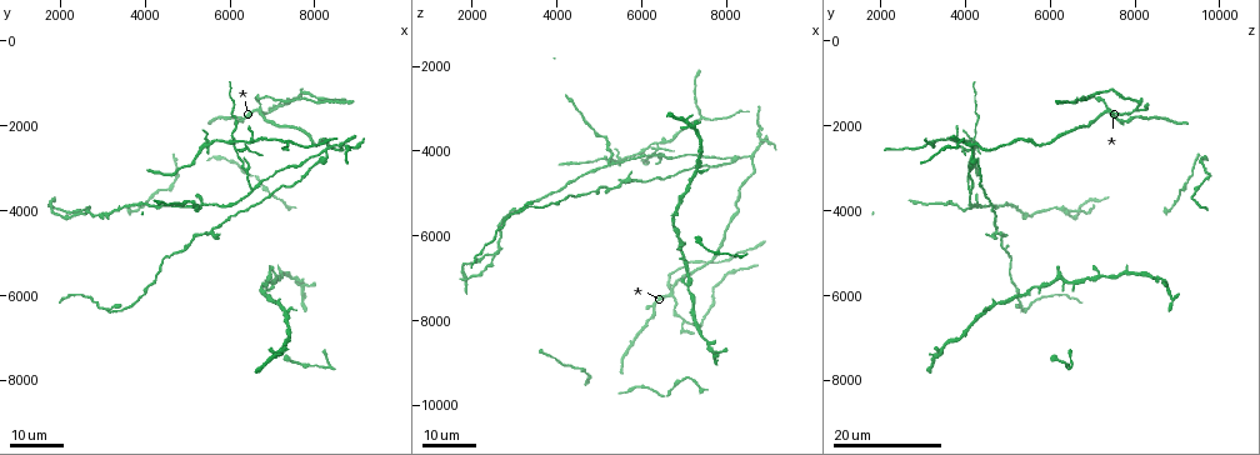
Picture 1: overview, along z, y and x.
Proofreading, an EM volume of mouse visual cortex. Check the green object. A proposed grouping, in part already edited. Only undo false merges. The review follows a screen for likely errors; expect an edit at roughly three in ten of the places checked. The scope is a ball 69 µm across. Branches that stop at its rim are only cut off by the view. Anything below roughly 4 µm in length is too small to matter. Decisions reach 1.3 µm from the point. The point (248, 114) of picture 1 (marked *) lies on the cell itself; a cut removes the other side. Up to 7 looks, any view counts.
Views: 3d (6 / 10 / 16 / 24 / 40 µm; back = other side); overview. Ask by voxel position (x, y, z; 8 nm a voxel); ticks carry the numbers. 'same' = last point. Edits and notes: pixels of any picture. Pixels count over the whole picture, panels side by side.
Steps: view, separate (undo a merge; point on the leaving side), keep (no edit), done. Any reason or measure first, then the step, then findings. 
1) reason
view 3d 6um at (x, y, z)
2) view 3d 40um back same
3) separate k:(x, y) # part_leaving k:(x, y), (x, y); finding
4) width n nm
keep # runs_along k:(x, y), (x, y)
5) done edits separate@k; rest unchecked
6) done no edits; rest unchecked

four arms meet
view 3d 16um at (6700, 1600, 7400)

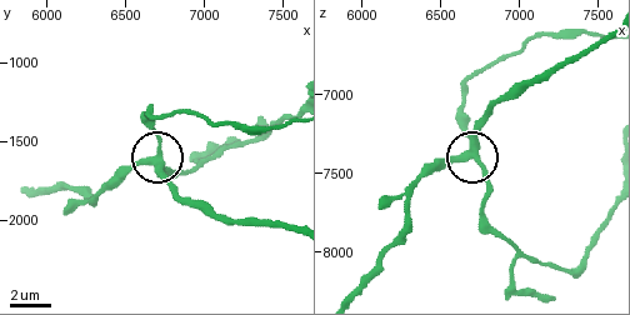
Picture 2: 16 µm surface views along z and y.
view 3d 10um same

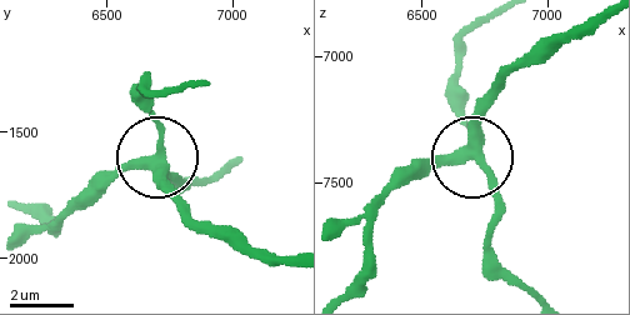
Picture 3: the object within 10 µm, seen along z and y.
arms 4
keep # all the same cell

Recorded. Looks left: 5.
three arms meet
view 3d 24um at (6500, 3550, 4050)

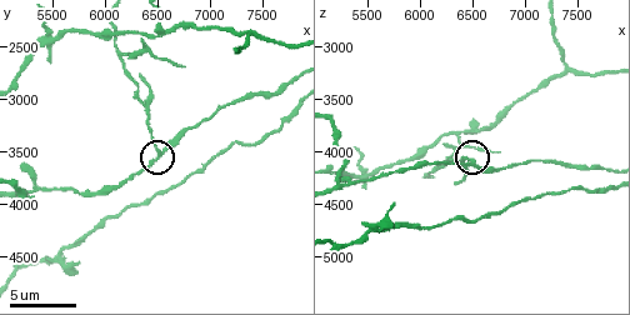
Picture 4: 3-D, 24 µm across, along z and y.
zoom in
view 3d 6um at (6540, 3520, 4100)

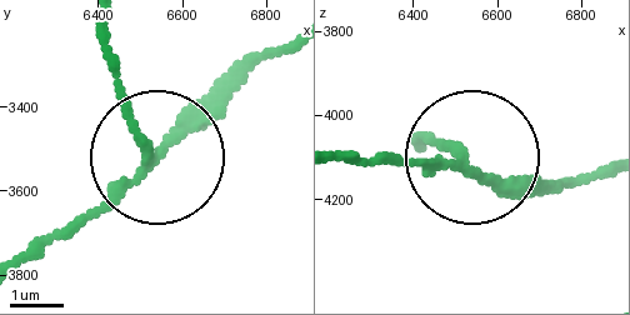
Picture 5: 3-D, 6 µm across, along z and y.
width 170 nm
separate 5:(116, 89) # part_leaving 5:(146, 155), (106, 25); a second cell is stuck on

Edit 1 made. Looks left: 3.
branch point
view 3d 6um at (7420, 2340, 3220)

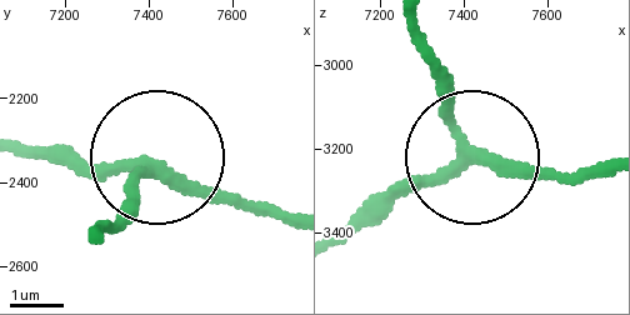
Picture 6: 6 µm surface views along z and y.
keep # one cell here

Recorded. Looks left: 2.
view 3d 24um at (2600, 4000, 6350)

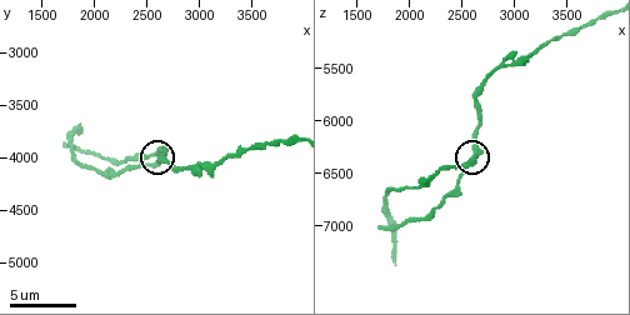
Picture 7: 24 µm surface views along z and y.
view 3d 6um same

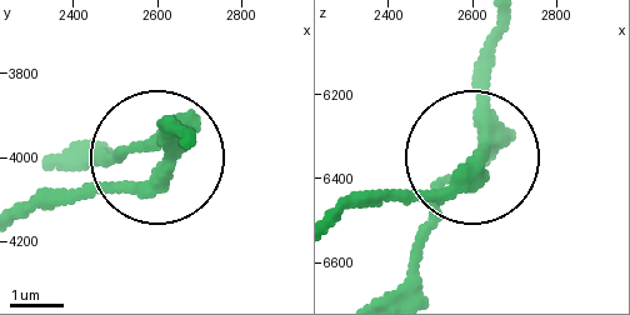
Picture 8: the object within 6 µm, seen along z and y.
width 280 nm
keep # runs_along 8:(184, 138), (73, 160); continuous, no second cell

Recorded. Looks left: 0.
done edits separate@5; rest unchecked

